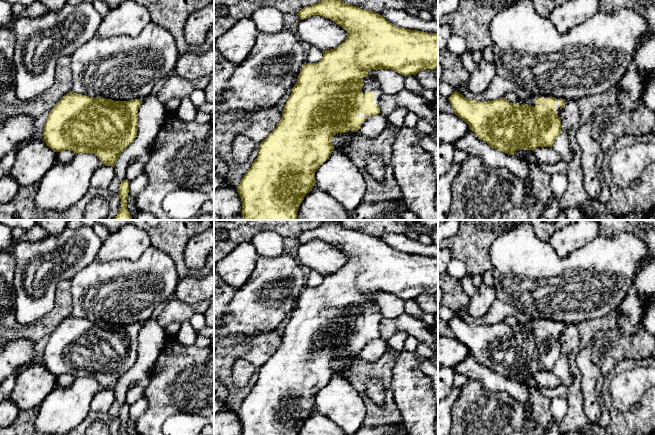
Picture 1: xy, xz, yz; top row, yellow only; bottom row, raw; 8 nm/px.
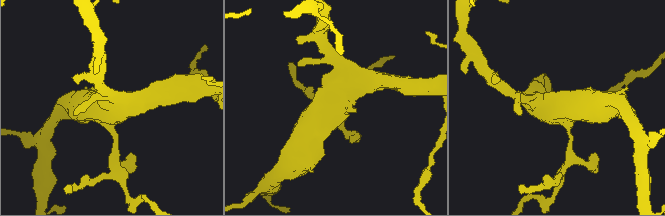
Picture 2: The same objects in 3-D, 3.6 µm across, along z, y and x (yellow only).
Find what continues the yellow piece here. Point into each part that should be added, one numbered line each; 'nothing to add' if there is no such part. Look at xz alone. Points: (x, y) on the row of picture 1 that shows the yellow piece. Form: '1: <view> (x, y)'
1: xz (370, 84)

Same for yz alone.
1: yz (530, 102)

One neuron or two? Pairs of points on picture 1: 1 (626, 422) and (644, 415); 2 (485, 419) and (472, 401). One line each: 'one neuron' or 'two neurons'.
1: one neuron
2: one neuron

